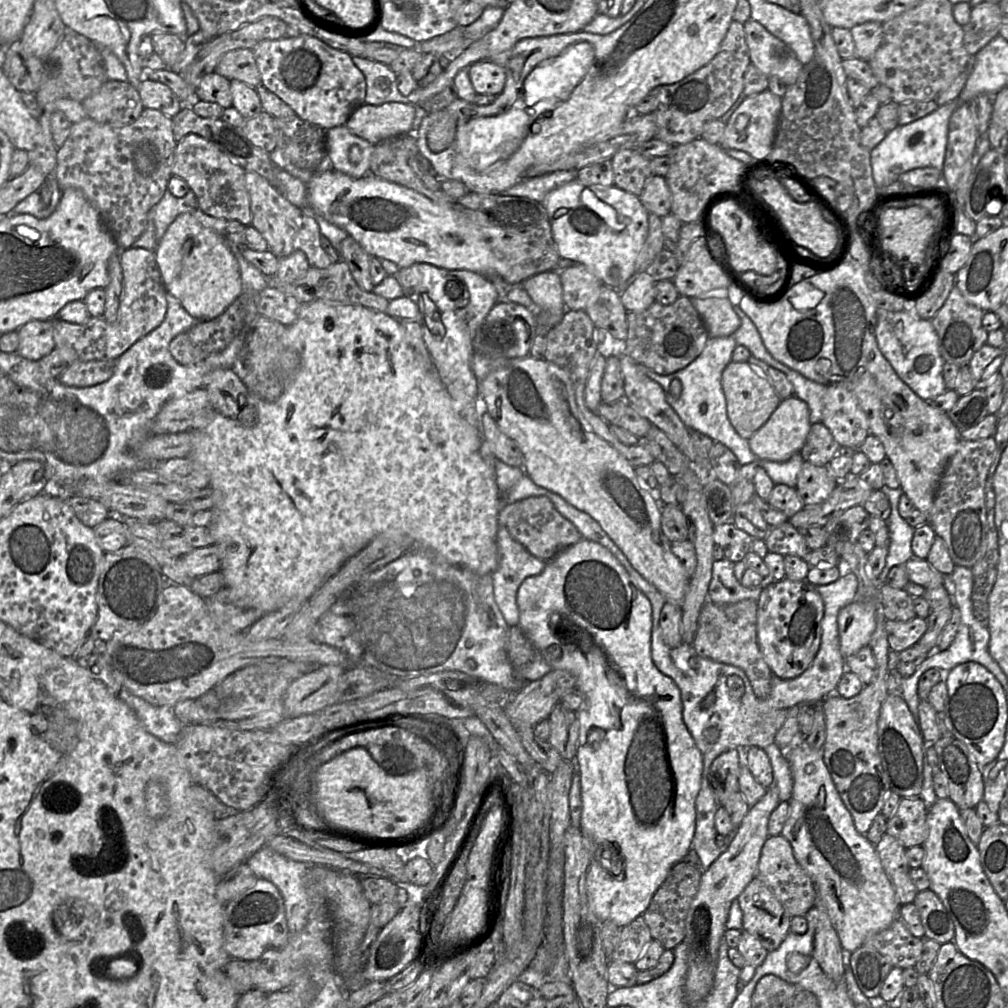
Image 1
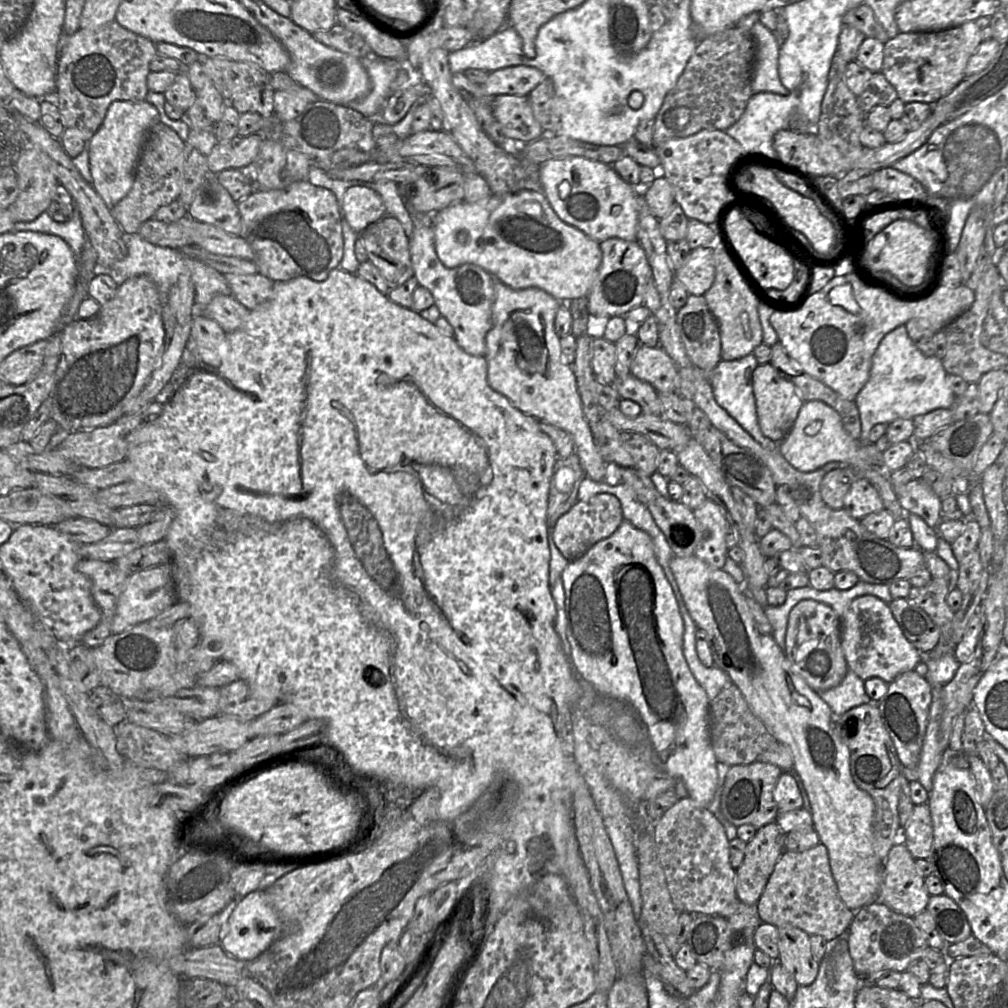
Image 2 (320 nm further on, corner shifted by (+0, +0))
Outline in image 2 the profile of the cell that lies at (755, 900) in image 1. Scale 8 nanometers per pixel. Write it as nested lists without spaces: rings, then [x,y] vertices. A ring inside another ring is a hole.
[[[791,926],[778,927],[778,962],[794,977],[799,986],[811,985],[819,971],[819,962],[811,952],[809,935]]]

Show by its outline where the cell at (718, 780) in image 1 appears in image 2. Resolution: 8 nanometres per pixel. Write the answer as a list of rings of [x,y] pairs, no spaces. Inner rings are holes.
[[[765,762],[731,766],[726,775],[720,803],[725,818],[736,827],[749,824],[760,828],[775,822],[780,810],[774,801],[773,791],[782,772],[778,766]]]

